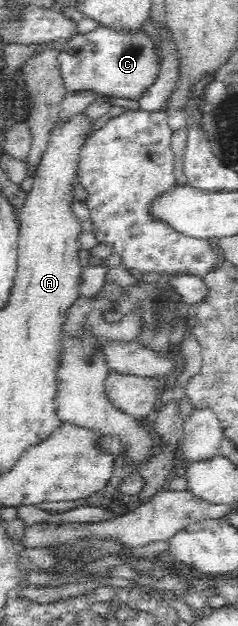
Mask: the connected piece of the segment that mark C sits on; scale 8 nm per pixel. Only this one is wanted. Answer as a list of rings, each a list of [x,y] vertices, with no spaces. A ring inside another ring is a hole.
[[[100,26],[93,32],[78,34],[63,44],[58,64],[67,93],[92,90],[98,96],[138,101],[158,76],[158,50],[143,30],[117,32]]]

